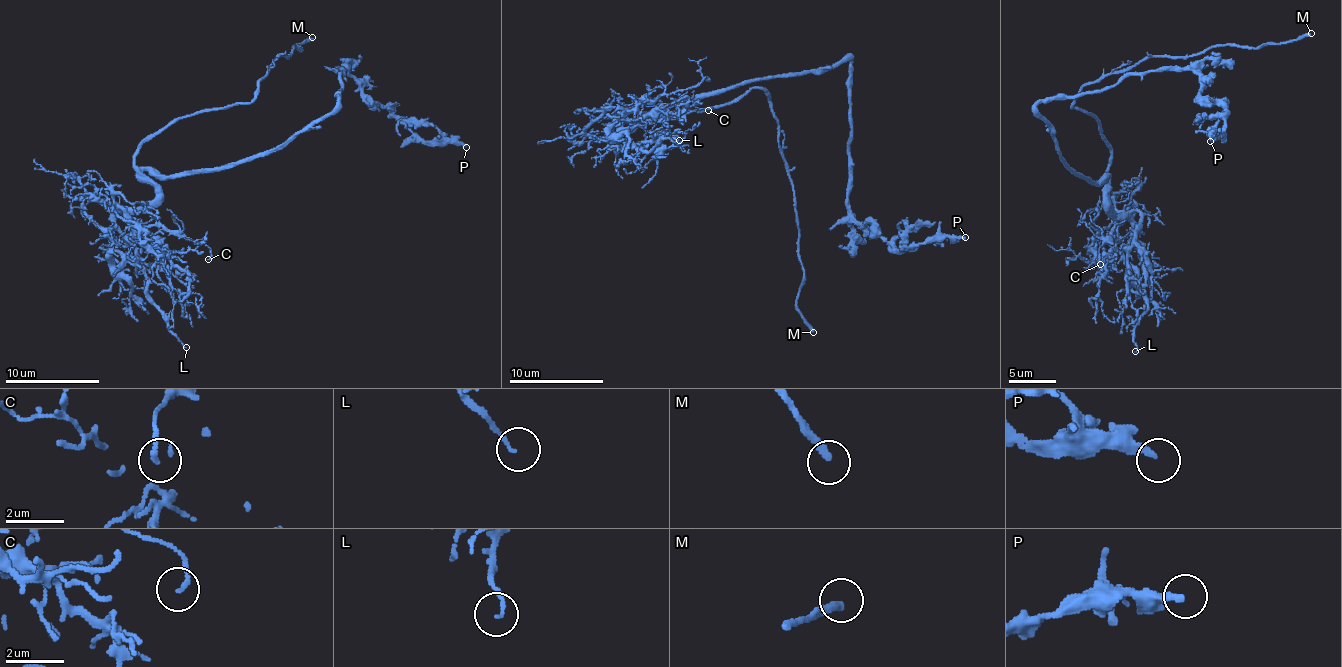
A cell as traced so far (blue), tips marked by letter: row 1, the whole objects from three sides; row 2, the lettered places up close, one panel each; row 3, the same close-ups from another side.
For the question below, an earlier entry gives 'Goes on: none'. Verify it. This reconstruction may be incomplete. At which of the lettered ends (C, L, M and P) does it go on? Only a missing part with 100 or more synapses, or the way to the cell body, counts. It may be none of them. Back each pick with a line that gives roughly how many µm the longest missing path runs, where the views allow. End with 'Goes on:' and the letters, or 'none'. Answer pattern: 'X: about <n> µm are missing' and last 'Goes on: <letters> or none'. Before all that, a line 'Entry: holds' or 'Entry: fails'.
Entry: fails
M: about 20 µm are missing
Goes on: M

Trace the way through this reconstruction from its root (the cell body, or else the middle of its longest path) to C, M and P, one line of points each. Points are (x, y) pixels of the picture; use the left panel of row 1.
C: (193, 171), (161, 177), (156, 195), (131, 219), (138, 226), (166, 226), (203, 242), (210, 249), (208, 259)
M: (193, 171), (156, 174), (135, 165), (136, 151), (180, 118), (249, 103), (274, 60), (312, 37)
P: (193, 171), (214, 171), (285, 147), (338, 104), (341, 71), (424, 140), (459, 140), (466, 147)

